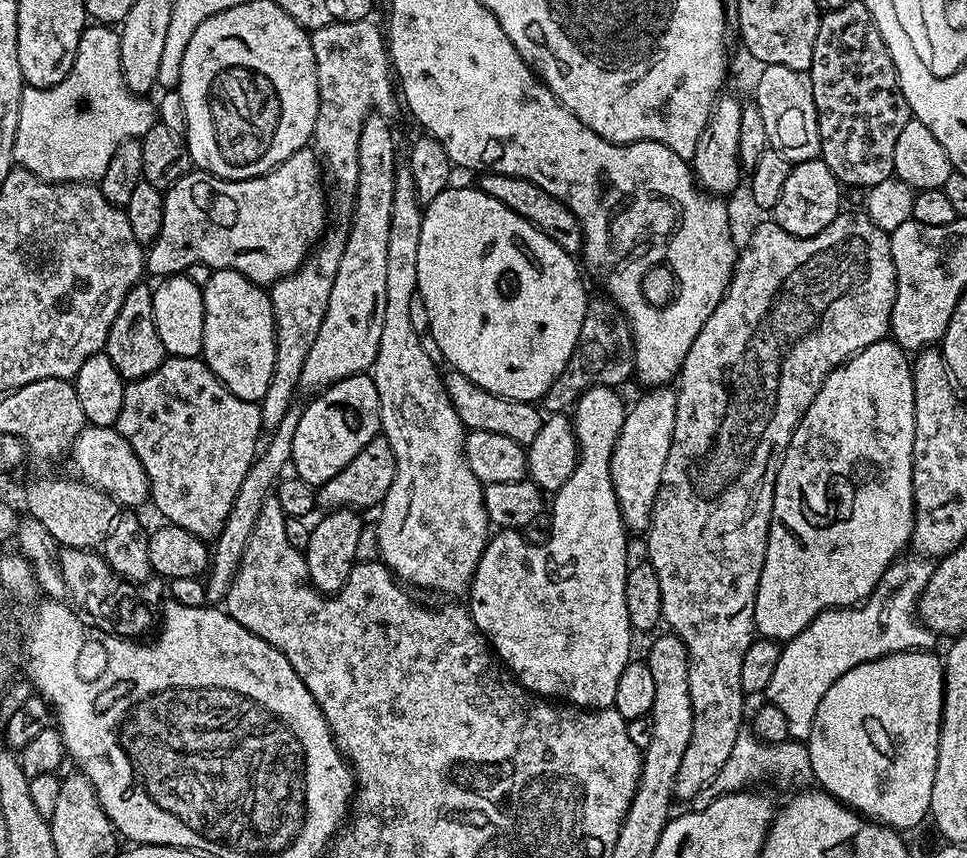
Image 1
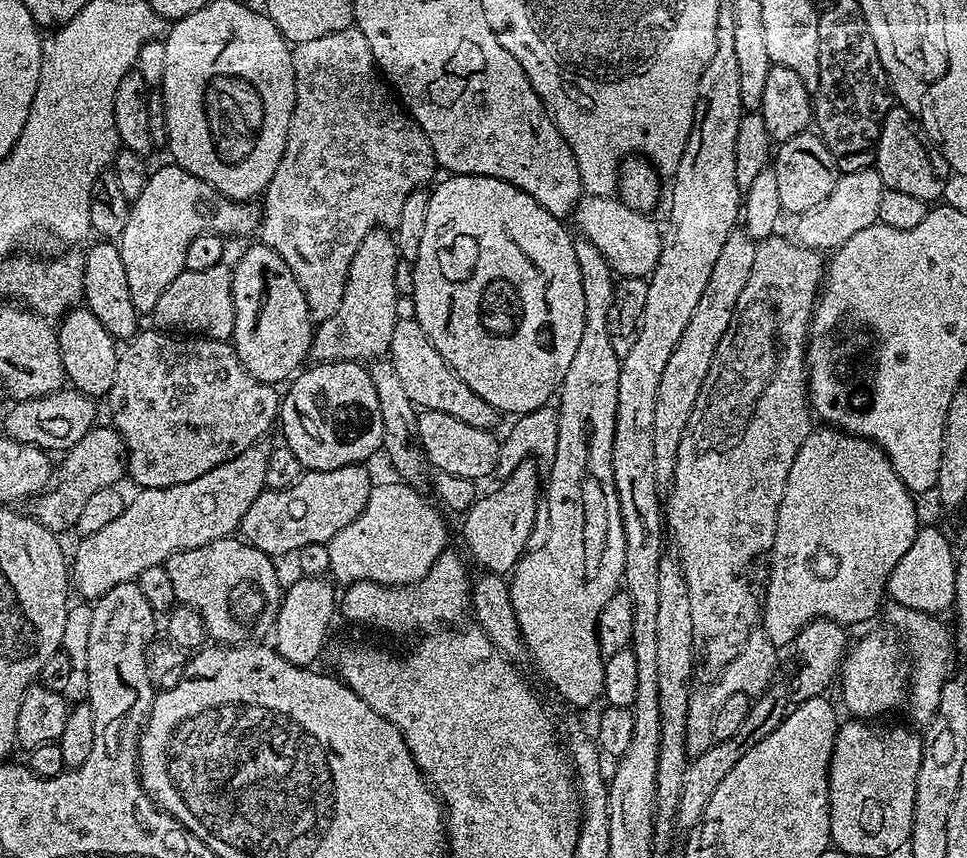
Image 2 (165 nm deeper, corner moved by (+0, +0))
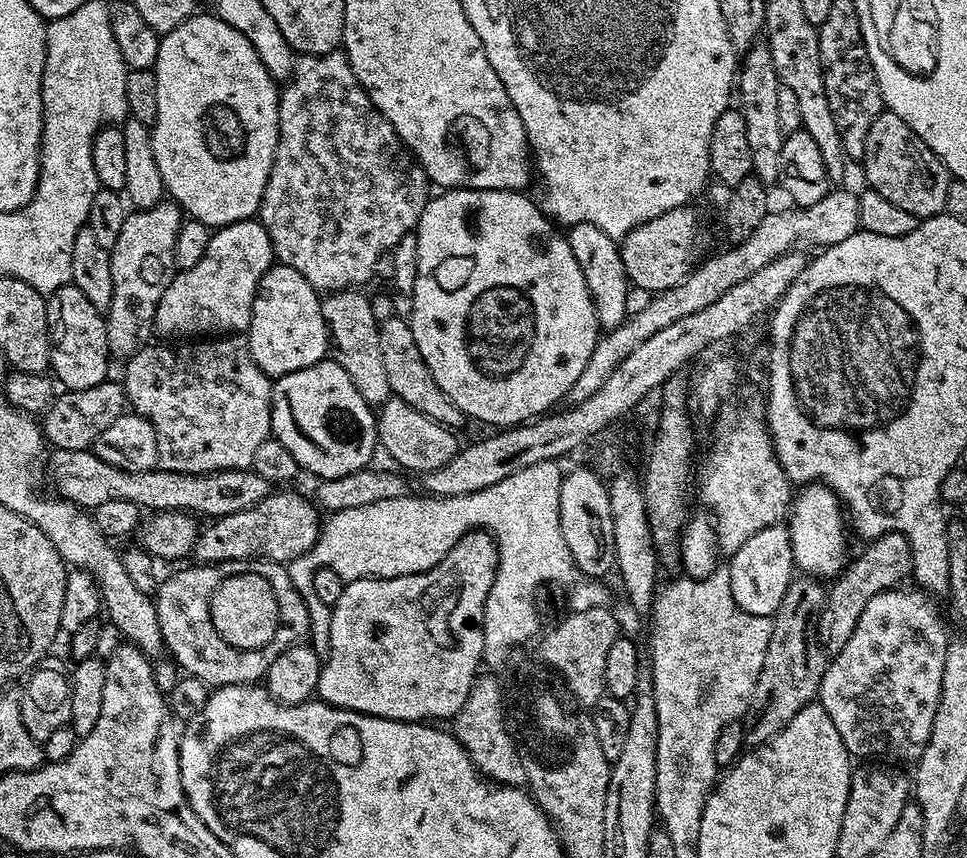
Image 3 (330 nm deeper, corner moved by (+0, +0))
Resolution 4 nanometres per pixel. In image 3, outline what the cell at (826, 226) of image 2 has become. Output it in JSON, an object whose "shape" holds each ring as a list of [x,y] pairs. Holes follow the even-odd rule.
{"shape":[[[833,189],[814,206],[789,208],[790,210],[782,212],[770,210],[766,218],[762,218],[761,225],[754,230],[754,234],[750,234],[750,238],[746,238],[740,244],[728,246],[725,252],[720,252],[709,260],[701,259],[691,274],[678,286],[655,293],[642,311],[628,316],[618,327],[607,329],[596,341],[594,354],[590,354],[590,362],[586,362],[586,370],[582,370],[582,374],[578,374],[578,382],[570,386],[567,403],[573,406],[586,402],[586,398],[590,398],[592,394],[598,394],[606,378],[610,378],[616,367],[635,348],[642,346],[646,338],[658,334],[658,330],[666,330],[666,326],[678,322],[678,318],[686,318],[686,314],[698,314],[698,310],[706,310],[706,306],[718,302],[718,298],[722,298],[722,294],[726,294],[730,286],[738,286],[742,278],[750,278],[750,274],[759,271],[782,254],[810,245],[818,246],[817,248],[839,246],[859,229],[858,200],[855,191],[852,193],[848,190]]]}

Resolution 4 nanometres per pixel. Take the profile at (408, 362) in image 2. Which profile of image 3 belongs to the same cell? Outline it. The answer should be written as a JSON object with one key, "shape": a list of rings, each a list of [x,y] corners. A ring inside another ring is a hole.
{"shape":[[[400,314],[392,315],[386,318],[380,325],[380,341],[382,342],[382,363],[386,365],[386,379],[390,382],[390,390],[395,399],[406,402],[406,406],[414,406],[418,414],[426,414],[439,424],[445,424],[453,430],[460,430],[463,424],[466,424],[466,417],[446,394],[434,382],[422,354],[418,354],[418,342],[414,342],[414,330],[407,319],[404,320]]]}

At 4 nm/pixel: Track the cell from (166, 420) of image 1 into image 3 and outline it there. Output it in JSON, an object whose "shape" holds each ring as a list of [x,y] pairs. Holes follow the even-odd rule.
{"shape":[[[228,334],[223,338],[204,338],[199,342],[180,342],[177,343],[180,344],[177,348],[171,348],[168,345],[171,343],[168,342],[160,342],[164,344],[156,343],[149,342],[144,347],[139,348],[134,355],[127,357],[125,364],[128,365],[124,368],[122,383],[131,411],[137,416],[145,416],[154,426],[154,434],[158,438],[157,465],[171,472],[185,472],[186,474],[194,474],[195,476],[202,476],[209,472],[229,472],[232,468],[251,469],[254,462],[254,453],[258,451],[258,446],[262,446],[264,440],[269,439],[272,430],[273,381],[254,362],[254,358],[248,349],[247,339],[240,334]]]}

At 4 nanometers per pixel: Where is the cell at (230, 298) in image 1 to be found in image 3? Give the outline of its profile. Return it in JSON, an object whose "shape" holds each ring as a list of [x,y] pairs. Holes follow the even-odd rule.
{"shape":[[[279,262],[273,263],[272,267],[266,270],[260,280],[260,287],[256,289],[246,339],[254,362],[268,377],[279,378],[306,366],[314,366],[329,355],[328,323],[324,320],[320,302],[321,297],[316,289],[310,286],[310,282],[306,282],[306,278],[302,278],[302,274],[298,274],[298,270]]]}

